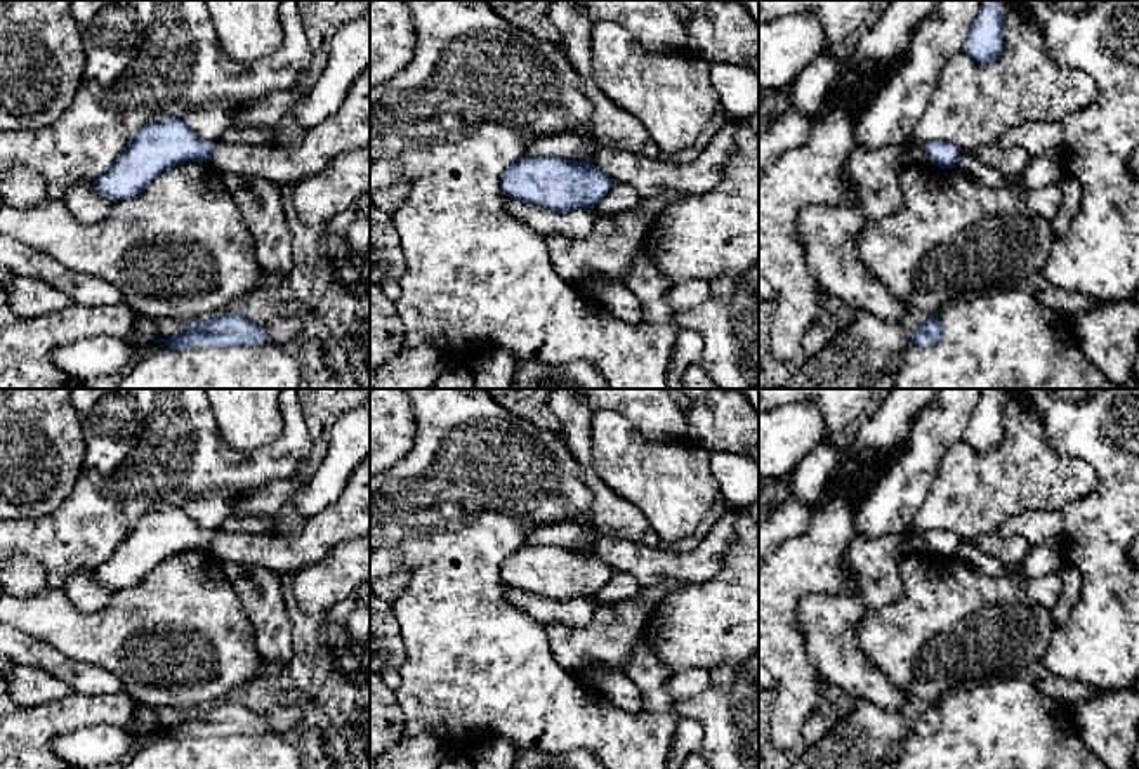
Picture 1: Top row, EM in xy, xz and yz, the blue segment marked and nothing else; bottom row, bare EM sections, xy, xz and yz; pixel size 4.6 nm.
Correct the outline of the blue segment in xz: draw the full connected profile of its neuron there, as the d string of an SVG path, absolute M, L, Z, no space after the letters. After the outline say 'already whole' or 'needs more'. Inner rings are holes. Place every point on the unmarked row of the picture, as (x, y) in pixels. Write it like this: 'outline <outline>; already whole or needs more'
outline M528 543L504 561L500 573L512 588L564 602L594 597L615 571L592 550Z; already whole

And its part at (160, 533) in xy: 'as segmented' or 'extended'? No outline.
as segmented

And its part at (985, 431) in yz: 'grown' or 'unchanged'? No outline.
unchanged

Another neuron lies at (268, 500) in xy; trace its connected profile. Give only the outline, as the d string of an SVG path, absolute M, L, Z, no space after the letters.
M274 479L250 493L236 496L231 512L236 516L276 519L276 516L288 507L299 491L300 488L293 479Z

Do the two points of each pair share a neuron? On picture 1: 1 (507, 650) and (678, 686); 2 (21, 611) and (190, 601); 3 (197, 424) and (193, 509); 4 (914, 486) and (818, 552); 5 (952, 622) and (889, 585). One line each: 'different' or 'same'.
1: different
2: same
3: different
4: different
5: different

